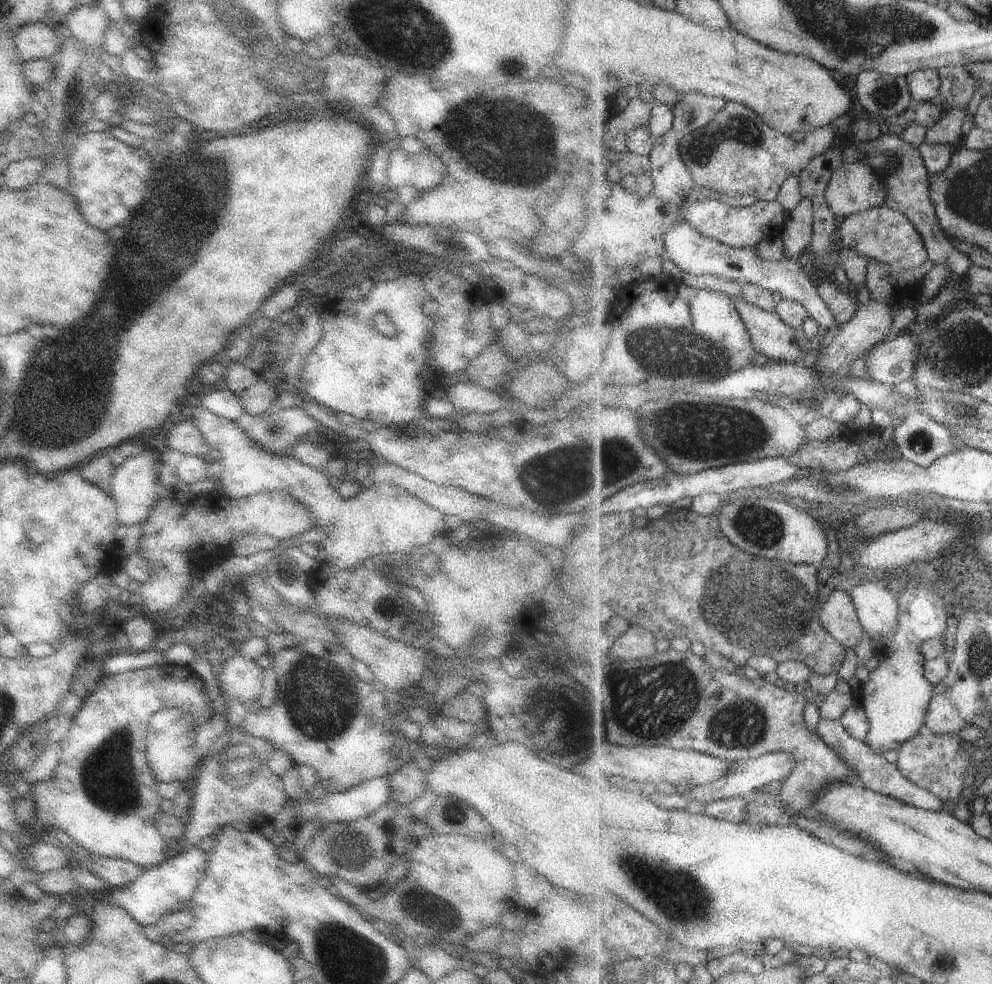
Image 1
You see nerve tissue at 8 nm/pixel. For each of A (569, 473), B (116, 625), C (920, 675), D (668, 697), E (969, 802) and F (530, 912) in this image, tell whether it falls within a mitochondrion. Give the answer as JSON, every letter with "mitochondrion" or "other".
{"A":"mitochondrion","B":"other","C":"other","D":"mitochondrion","E":"other","F":"other"}

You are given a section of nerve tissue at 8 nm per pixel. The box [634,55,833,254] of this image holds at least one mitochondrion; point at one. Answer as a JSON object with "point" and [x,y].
{"point":[741,128]}

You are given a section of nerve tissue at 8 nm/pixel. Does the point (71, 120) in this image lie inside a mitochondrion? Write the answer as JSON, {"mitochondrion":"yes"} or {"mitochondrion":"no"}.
{"mitochondrion":"no"}

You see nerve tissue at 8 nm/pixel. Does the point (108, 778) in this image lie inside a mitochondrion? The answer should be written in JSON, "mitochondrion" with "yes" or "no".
{"mitochondrion":"yes"}

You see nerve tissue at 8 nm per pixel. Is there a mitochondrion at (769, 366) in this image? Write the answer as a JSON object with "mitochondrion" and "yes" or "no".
{"mitochondrion":"no"}

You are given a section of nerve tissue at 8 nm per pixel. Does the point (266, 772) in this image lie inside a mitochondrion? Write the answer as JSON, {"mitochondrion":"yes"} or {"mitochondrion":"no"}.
{"mitochondrion":"no"}

